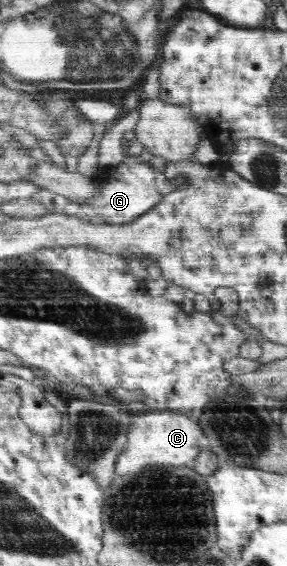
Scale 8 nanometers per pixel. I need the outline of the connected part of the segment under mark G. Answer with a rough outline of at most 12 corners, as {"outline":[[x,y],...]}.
{"outline":[[128,155],[87,204],[47,190],[50,213],[129,224],[175,190],[171,176]]}

